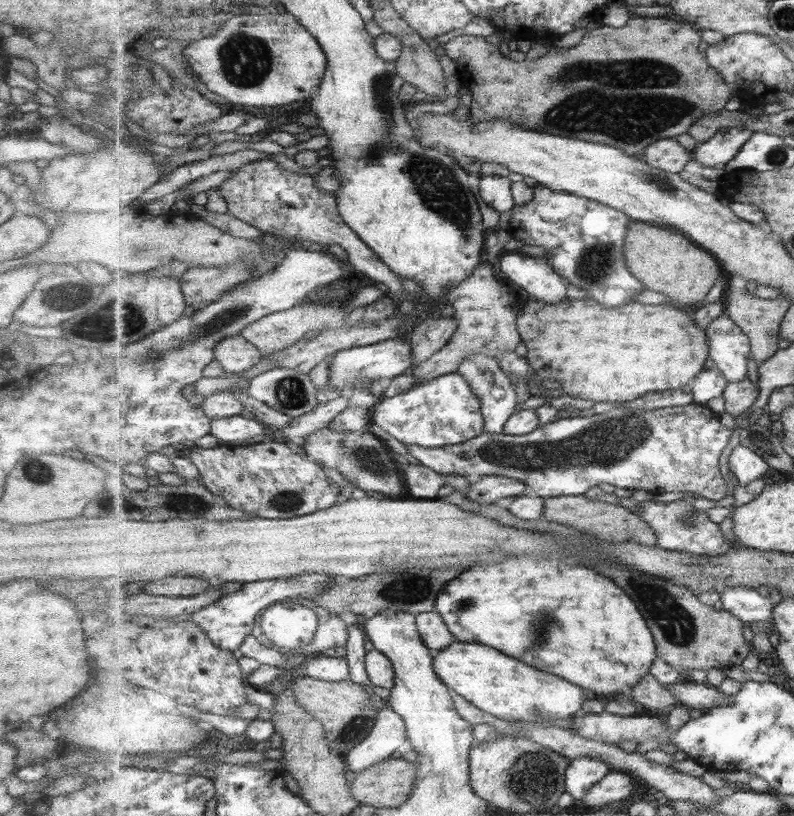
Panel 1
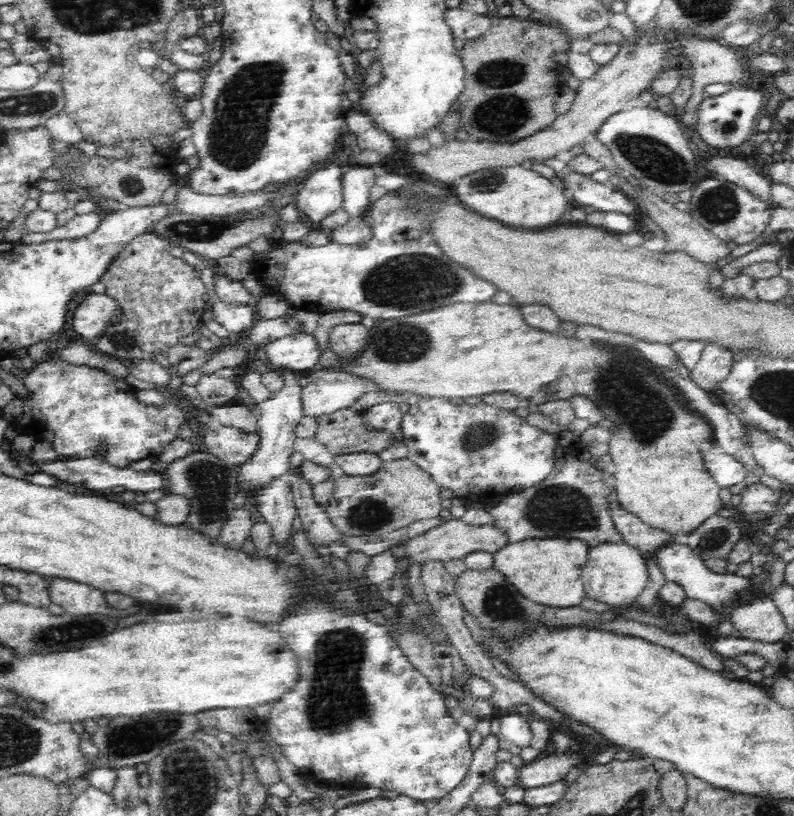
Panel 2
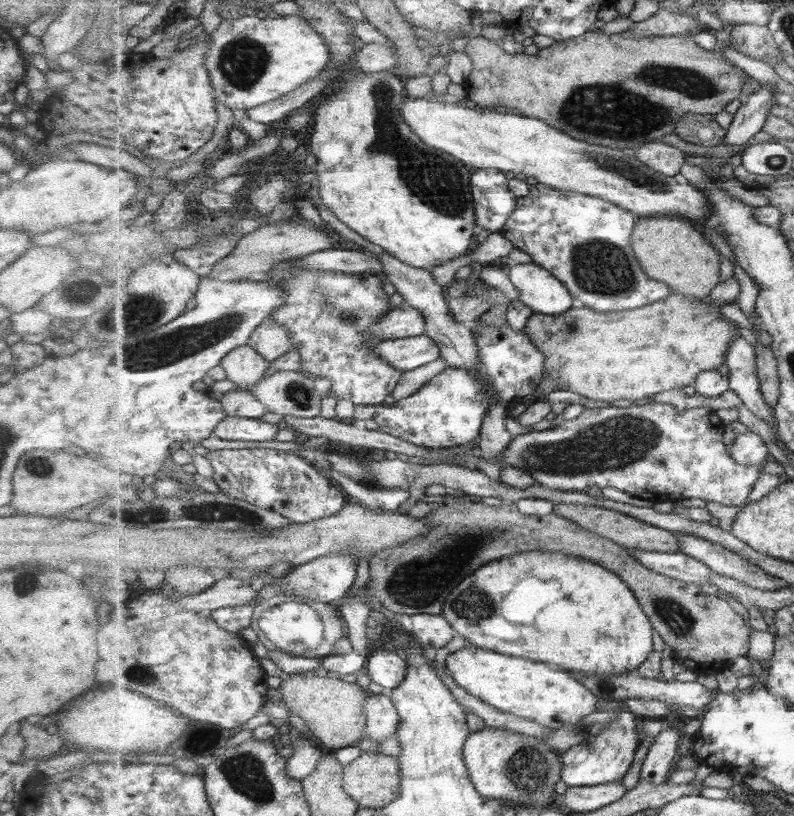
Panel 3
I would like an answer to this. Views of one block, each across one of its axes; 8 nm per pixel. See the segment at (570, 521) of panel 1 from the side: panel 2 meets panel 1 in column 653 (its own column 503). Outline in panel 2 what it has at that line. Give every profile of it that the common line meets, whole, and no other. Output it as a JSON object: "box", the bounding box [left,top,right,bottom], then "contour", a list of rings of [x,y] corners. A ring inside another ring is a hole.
{"box":[391,517,508,565],"contour":[[[450,517],[435,528],[430,528],[424,534],[392,547],[391,551],[397,558],[421,565],[426,560],[442,560],[445,563],[447,560],[456,558],[463,559],[470,552],[495,553],[508,544],[508,531],[500,528],[500,526],[494,526],[493,522],[484,525],[468,525],[461,518]]]}

